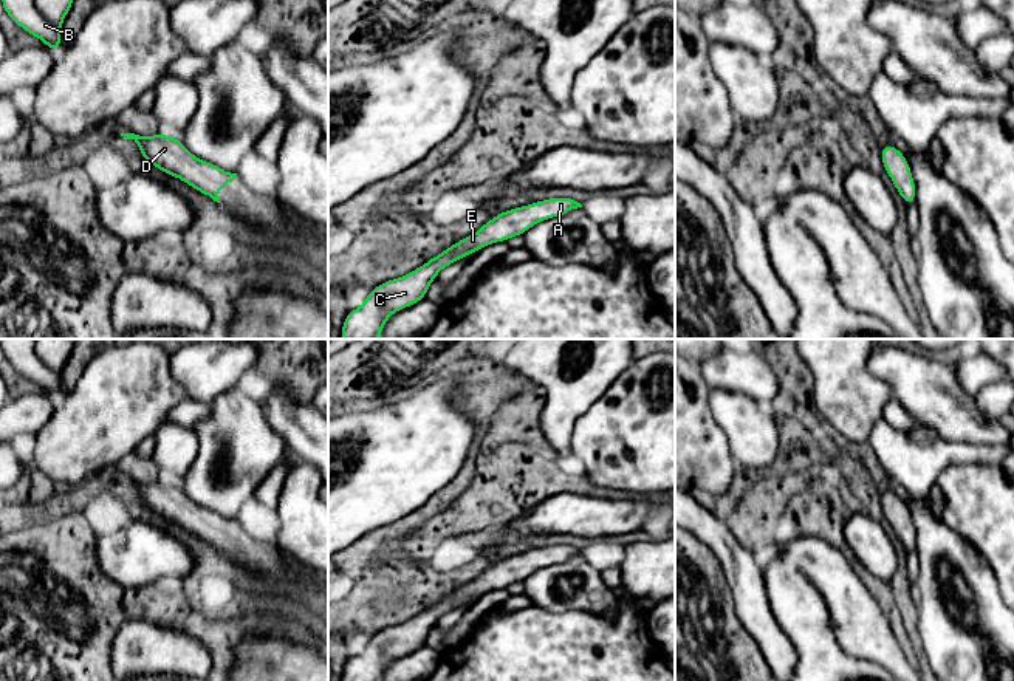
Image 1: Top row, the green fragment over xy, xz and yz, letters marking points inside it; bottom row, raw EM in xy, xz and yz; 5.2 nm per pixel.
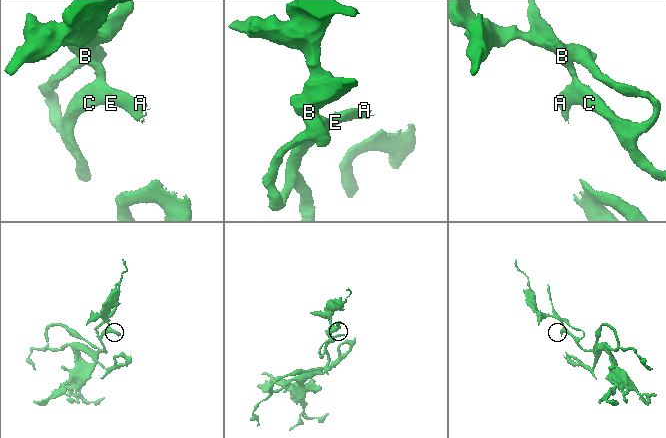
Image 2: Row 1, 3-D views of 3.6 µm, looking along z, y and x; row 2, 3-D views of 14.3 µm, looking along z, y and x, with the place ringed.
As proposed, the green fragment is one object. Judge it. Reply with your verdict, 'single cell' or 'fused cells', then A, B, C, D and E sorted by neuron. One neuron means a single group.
single cell; groups A B C D E

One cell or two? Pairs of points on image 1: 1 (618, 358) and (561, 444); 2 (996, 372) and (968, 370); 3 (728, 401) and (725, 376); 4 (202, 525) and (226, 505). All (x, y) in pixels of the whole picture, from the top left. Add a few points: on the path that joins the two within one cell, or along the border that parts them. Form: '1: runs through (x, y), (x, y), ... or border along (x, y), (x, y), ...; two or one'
1: runs through (596, 376), (561, 412), (561, 423); one
2: runs through (990, 370), (974, 370); one
3: border along (711, 387), (743, 392), (759, 406); two
4: border along (186, 494), (198, 505), (234, 520); two

